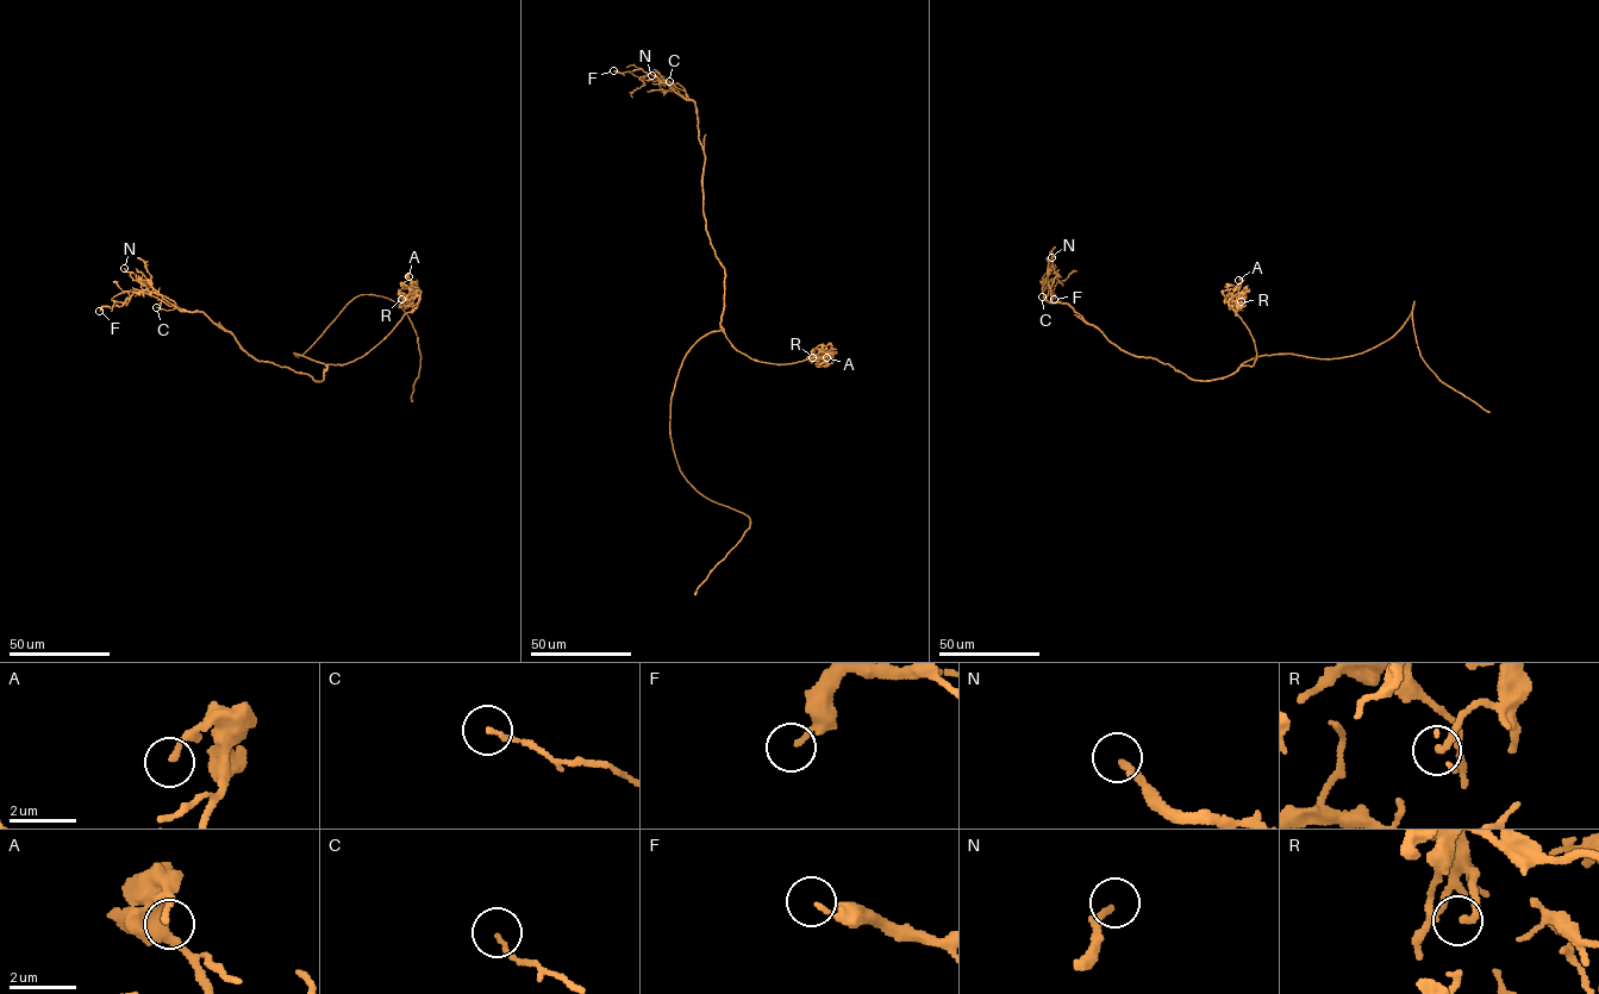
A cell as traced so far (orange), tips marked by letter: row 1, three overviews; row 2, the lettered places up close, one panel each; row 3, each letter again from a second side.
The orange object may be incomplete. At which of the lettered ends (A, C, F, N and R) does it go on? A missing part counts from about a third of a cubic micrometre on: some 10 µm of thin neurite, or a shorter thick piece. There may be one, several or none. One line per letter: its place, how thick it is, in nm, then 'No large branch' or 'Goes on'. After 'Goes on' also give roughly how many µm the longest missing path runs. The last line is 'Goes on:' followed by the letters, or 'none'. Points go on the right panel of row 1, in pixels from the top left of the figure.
A: Place: (1238, 280). Thickness 190 nm. No large branch
C: Place: (1042, 297). Thickness 110 nm. No large branch
F: Place: (1054, 299). Thickness 150 nm. No large branch
N: Place: (1051, 257). Thickness 200 nm. Goes on. Missing length about 15 µm
R: Place: (1241, 301). Thickness 150 nm. No large branch
Goes on: N

